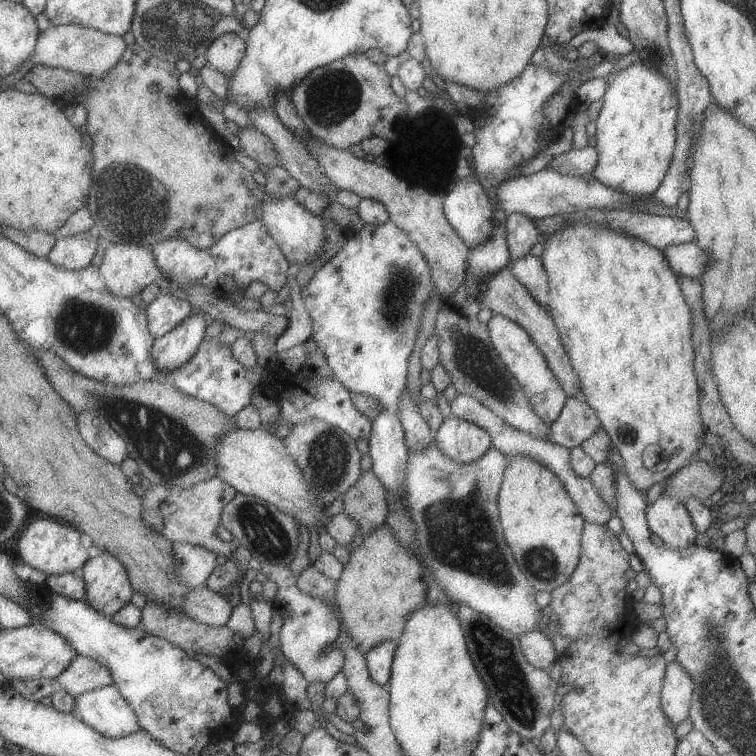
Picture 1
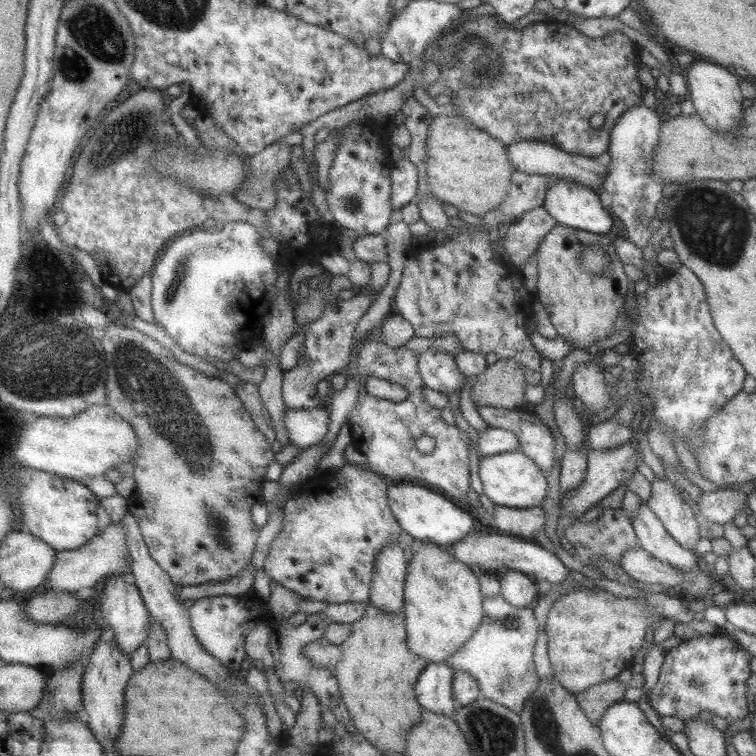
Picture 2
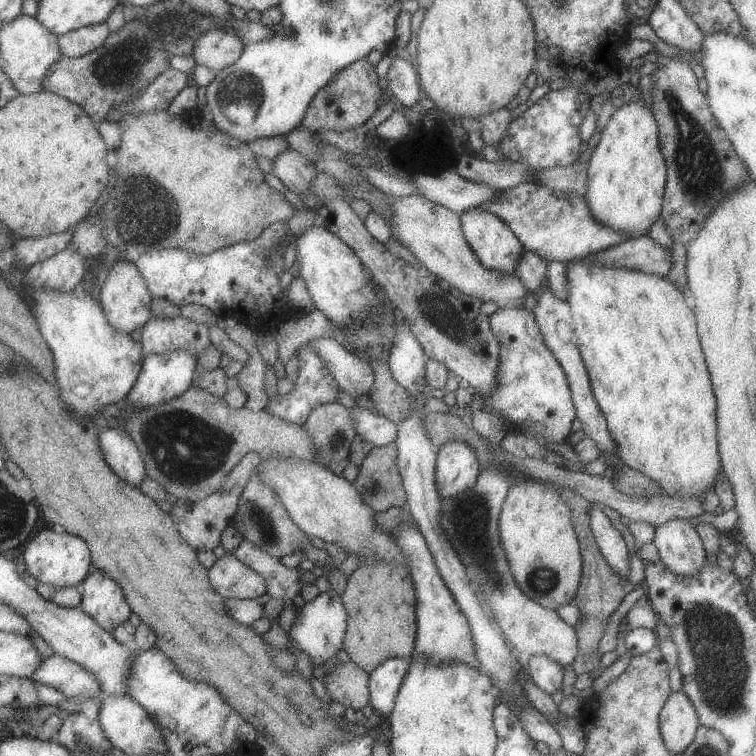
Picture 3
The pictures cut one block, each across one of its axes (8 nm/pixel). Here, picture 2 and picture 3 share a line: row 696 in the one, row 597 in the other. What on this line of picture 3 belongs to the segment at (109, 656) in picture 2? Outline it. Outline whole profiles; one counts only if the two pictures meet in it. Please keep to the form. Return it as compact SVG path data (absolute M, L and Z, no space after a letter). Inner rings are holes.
M91 572L81 582L81 604L79 608L91 616L97 626L101 626L107 632L113 632L115 628L129 622L129 616L133 614L127 606L121 590L113 580L103 576L101 572Z

